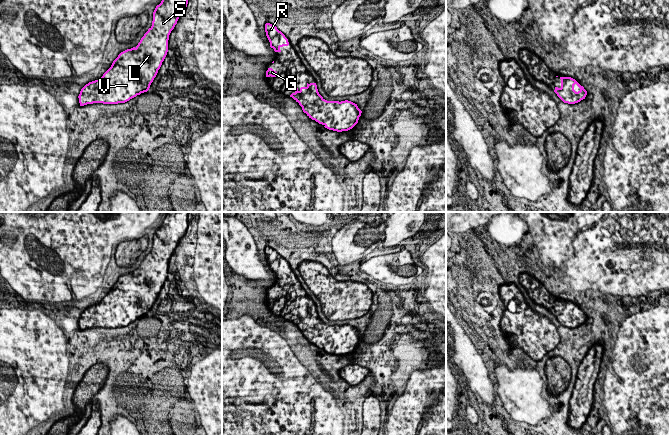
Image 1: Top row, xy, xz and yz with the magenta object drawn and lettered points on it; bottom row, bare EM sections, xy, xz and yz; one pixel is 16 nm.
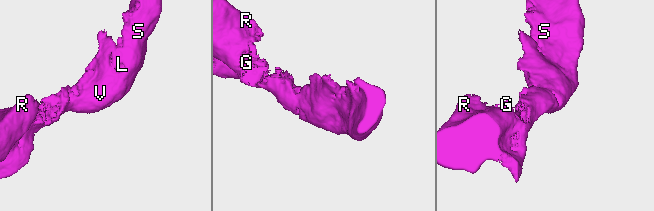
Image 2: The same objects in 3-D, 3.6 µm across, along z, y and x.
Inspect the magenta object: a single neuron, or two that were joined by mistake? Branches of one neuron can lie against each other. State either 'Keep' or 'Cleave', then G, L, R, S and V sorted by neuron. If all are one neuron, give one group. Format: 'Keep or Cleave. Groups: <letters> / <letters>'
Keep. Groups: G L R S V

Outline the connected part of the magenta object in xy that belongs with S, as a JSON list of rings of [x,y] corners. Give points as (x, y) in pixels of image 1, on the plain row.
[[[167,212],[153,236],[152,250],[136,271],[121,276],[99,304],[86,308],[78,320],[80,330],[93,327],[118,328],[147,316],[168,276],[168,264],[188,228],[188,212]]]

